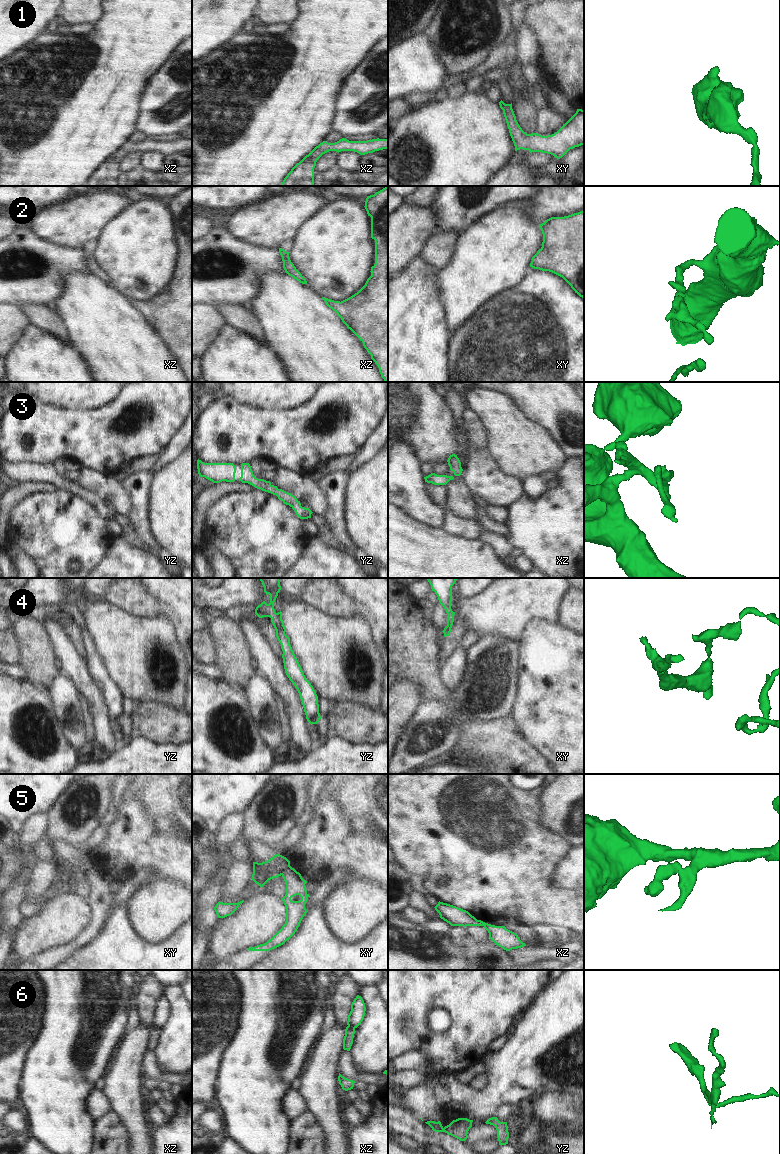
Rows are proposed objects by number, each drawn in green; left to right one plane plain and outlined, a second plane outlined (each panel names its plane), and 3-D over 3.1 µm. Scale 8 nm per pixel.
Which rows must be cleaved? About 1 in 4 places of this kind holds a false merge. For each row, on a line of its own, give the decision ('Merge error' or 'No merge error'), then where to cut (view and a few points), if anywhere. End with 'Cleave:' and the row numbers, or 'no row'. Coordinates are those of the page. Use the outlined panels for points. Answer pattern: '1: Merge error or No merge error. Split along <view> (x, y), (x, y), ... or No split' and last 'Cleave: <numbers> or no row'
1: No merge error. No split
2: No merge error. No split
3: No merge error. No split
4: No merge error. No split
5: Merge error. Split along xy (290, 866), (281, 874)
6: Merge error. Split along xz (348, 1025), (354, 1028)
Cleave: 5, 6

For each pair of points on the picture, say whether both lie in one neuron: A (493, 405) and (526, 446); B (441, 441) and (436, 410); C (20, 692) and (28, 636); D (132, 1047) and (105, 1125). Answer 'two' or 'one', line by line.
A: one
B: one
C: two
D: two

